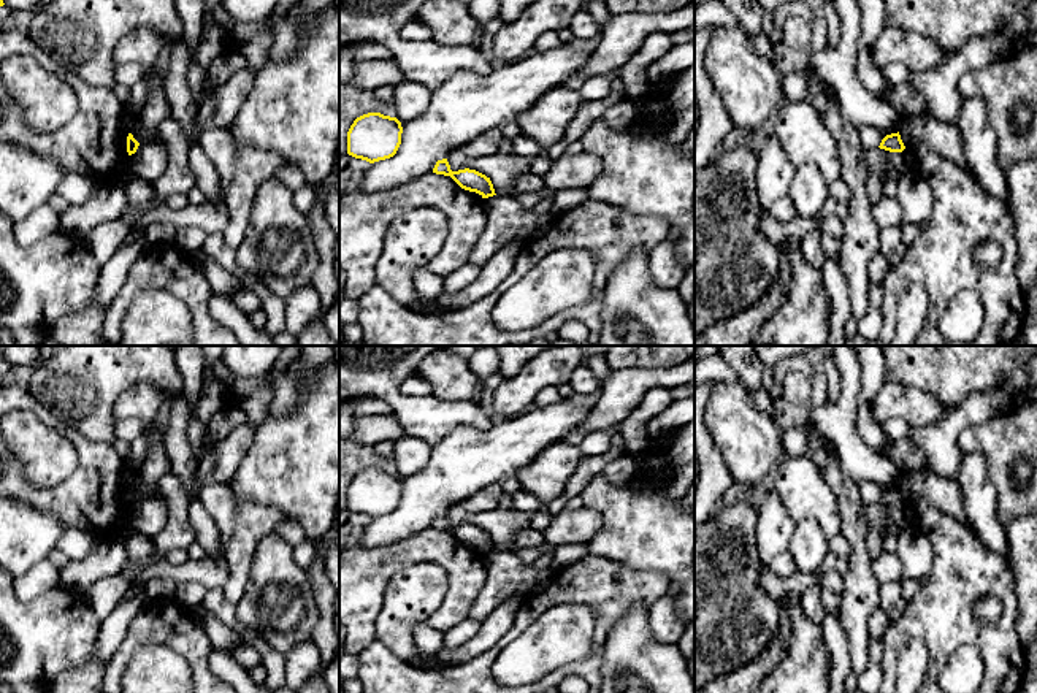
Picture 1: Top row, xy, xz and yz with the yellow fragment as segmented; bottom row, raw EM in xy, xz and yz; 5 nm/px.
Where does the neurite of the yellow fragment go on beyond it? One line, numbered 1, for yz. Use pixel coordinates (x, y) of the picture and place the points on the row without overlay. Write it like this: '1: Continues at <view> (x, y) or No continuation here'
1: No continuation here

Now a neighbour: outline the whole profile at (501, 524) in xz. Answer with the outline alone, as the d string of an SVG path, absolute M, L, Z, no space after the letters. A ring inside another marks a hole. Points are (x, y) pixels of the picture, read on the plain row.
M453 506L447 517L452 526L469 523L485 530L492 536L496 550L507 550L514 536L531 523L531 514L501 507L482 514L468 514Z

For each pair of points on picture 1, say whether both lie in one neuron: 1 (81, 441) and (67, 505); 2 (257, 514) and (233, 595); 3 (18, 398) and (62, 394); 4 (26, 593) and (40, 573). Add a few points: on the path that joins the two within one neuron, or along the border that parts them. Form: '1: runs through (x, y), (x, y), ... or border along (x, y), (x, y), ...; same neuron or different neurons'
1: runs through (86, 457), (86, 486), (83, 489); same neuron
2: runs through (246, 535), (240, 547), (240, 574); same neuron
3: border along (27, 390), (62, 421); different neurons
4: runs through (27, 589), (38, 578); same neuron

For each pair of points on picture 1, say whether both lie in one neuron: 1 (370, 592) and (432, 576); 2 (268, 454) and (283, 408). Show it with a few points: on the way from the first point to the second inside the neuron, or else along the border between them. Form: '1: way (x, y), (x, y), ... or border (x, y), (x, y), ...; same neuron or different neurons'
1: border (414, 563), (400, 568), (390, 578), (376, 624); different neurons
2: border (305, 389), (300, 402), (286, 416), (268, 417); different neurons

